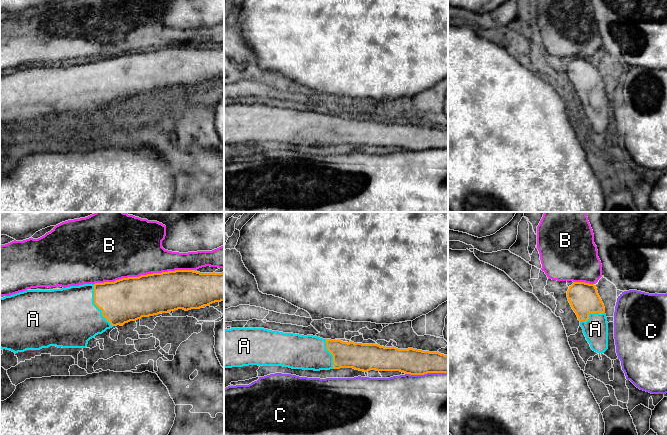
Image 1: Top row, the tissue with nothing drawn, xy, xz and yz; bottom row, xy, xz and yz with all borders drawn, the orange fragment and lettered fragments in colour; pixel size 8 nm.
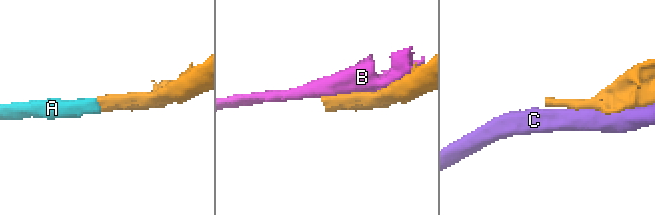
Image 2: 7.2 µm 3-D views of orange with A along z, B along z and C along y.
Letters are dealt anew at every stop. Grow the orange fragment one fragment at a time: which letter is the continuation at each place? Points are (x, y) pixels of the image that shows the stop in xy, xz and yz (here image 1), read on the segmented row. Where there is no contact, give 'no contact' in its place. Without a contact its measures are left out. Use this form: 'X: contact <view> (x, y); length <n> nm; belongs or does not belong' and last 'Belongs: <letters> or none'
A: contact xy (96, 305); length 380 nm; belongs
B: contact xy (143, 275); length 800 nm; does not belong
C: contact xz (426, 373); length 340 nm; does not belong
Belongs: A

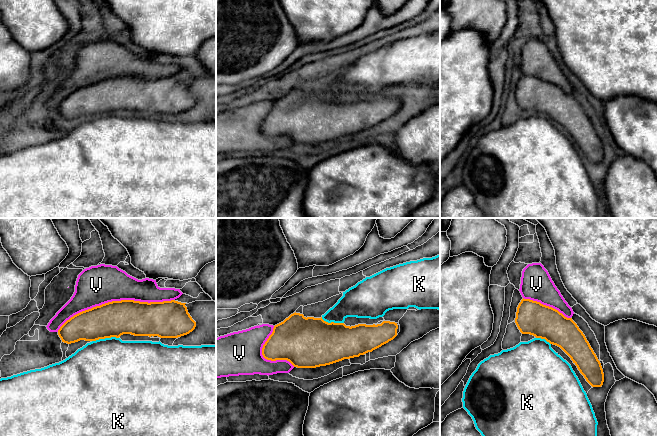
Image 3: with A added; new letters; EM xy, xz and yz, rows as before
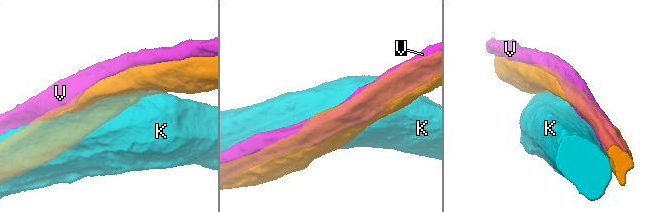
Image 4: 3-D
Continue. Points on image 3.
K: contact xy (105, 337); length 220 nm; does not belong
V: contact xy (115, 301); length 1000 nm; does not belong
Belongs: none

